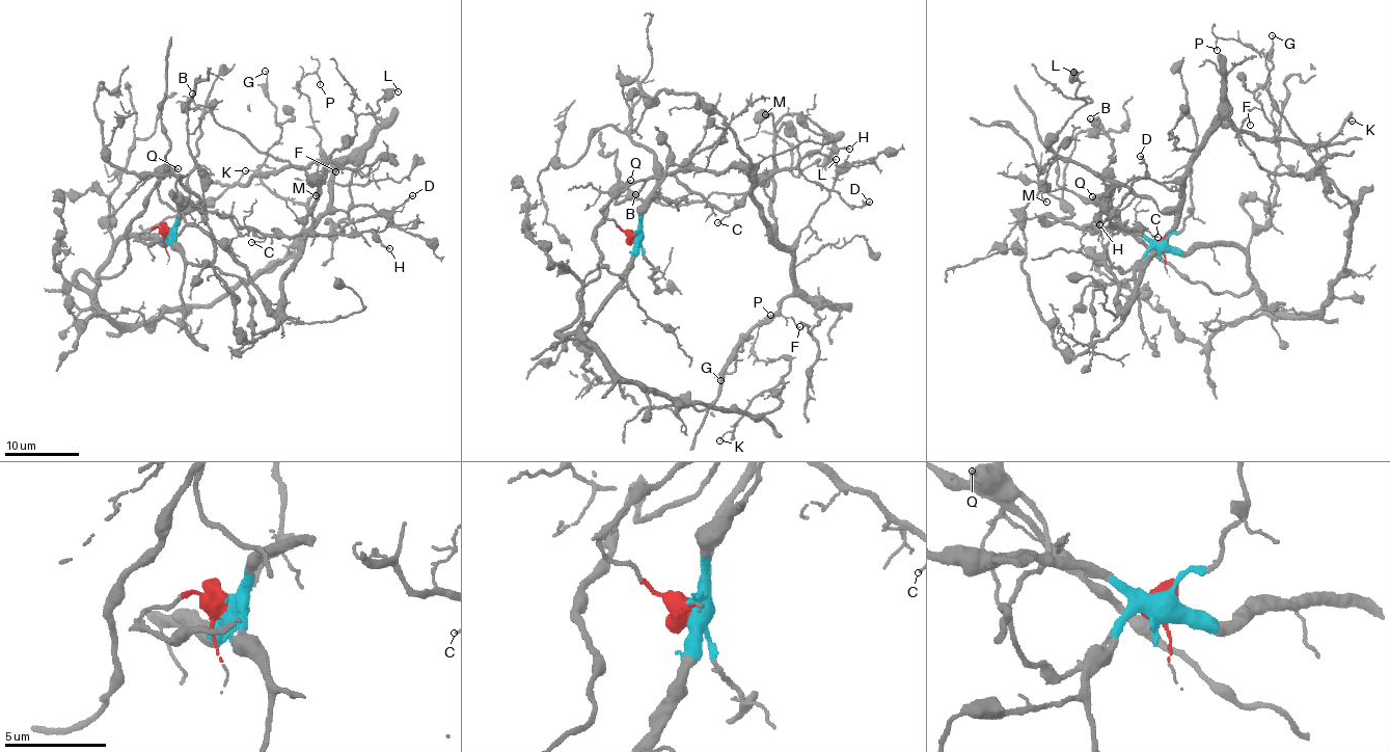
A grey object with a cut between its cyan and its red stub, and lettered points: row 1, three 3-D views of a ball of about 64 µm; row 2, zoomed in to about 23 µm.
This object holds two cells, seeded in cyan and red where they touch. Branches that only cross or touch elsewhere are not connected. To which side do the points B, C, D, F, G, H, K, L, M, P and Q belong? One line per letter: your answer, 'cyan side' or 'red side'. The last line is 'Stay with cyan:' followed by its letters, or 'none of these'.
B: red side
C: cyan side
D: cyan side
F: red side
G: red side
H: cyan side
K: cyan side
L: red side
M: red side
P: cyan side
Q: red side
Stay with cyan: C, D, H, K, P

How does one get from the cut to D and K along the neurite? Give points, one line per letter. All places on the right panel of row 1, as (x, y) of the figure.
D: (1162, 246), (1133, 231), (1098, 231), (1144, 229), (1111, 219), (1145, 177), (1140, 156)
K: (1162, 246), (1239, 248), (1269, 306), (1290, 314), (1317, 311), (1344, 268), (1353, 207), (1311, 152), (1353, 121)

